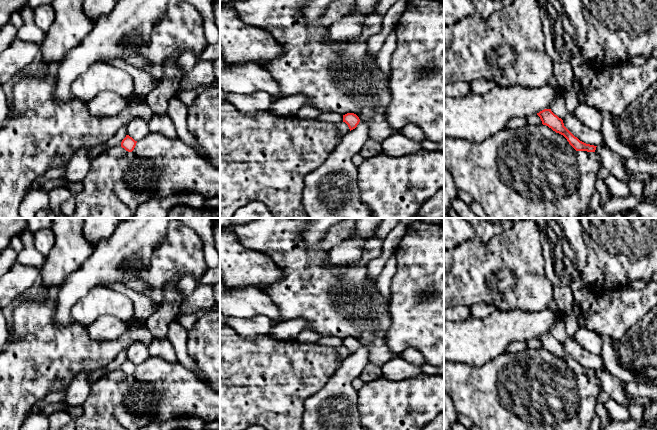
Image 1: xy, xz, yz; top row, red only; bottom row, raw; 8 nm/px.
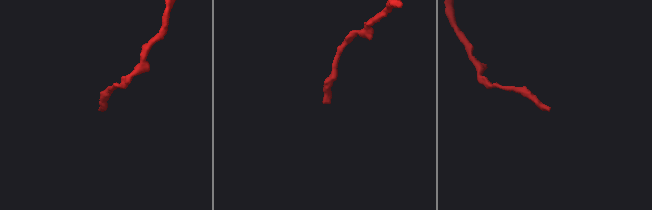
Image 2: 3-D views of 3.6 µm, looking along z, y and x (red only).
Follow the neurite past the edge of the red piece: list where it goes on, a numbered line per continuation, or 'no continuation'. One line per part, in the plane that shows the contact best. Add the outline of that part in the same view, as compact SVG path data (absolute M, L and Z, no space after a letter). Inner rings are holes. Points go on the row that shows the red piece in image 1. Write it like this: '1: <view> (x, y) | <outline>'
1: yz (610, 160) | M596 147L595 152L599 155L602 167L619 180L628 183L629 181L641 181L643 186L649 185L656 177L648 173L630 173L622 164L622 157L608 147Z

